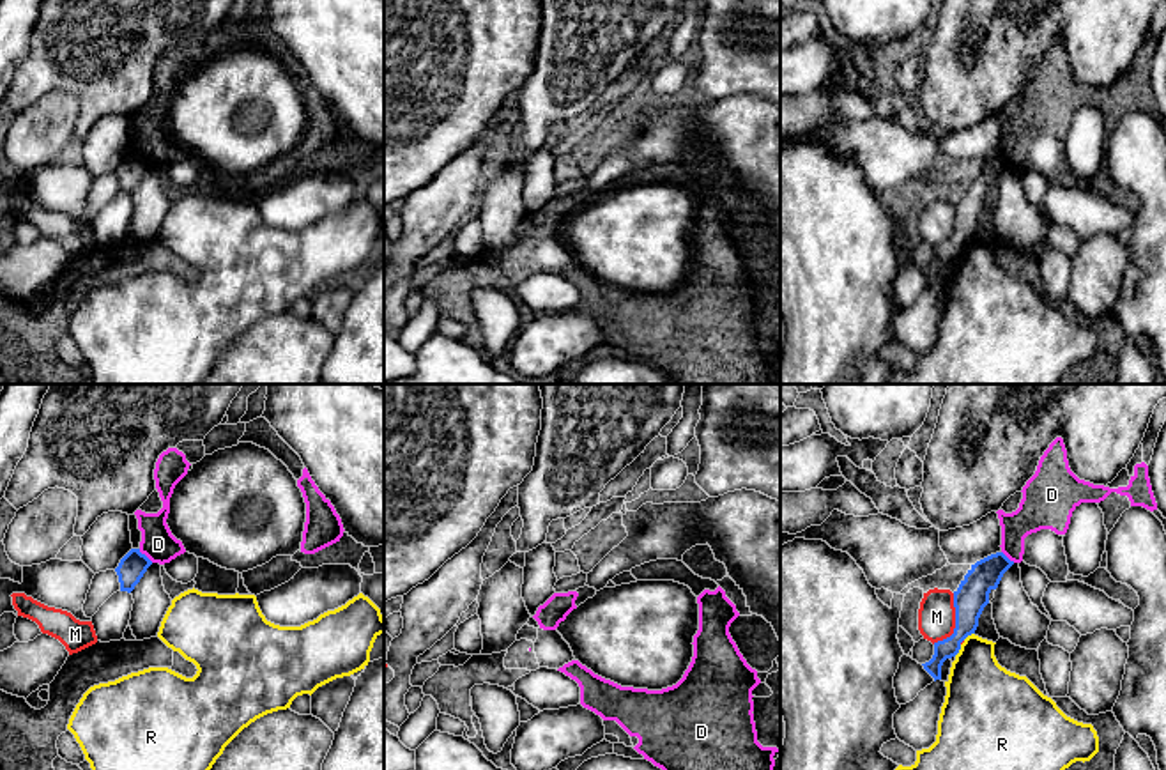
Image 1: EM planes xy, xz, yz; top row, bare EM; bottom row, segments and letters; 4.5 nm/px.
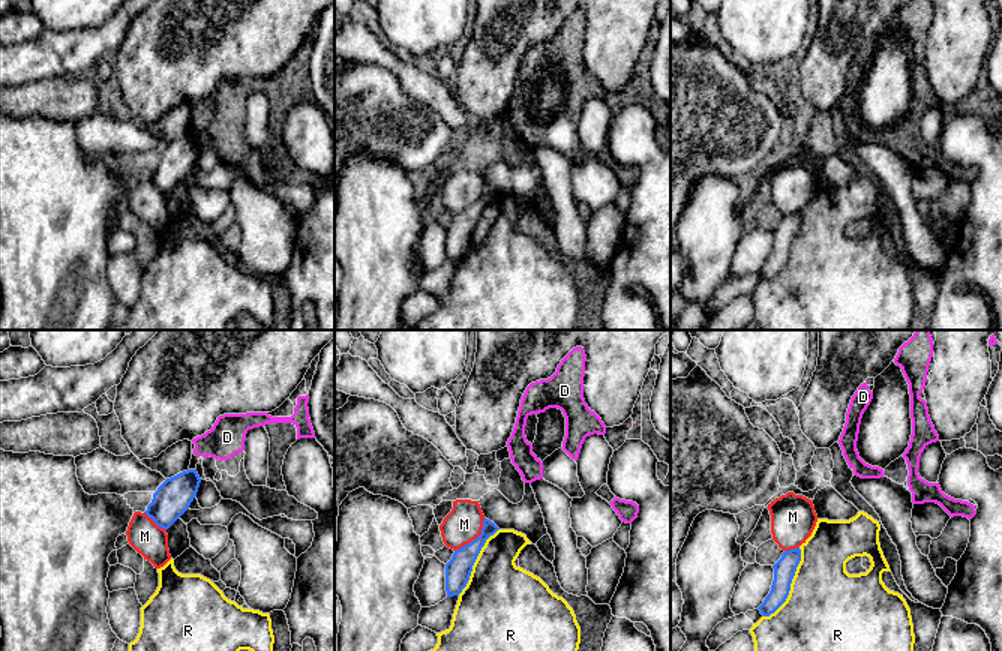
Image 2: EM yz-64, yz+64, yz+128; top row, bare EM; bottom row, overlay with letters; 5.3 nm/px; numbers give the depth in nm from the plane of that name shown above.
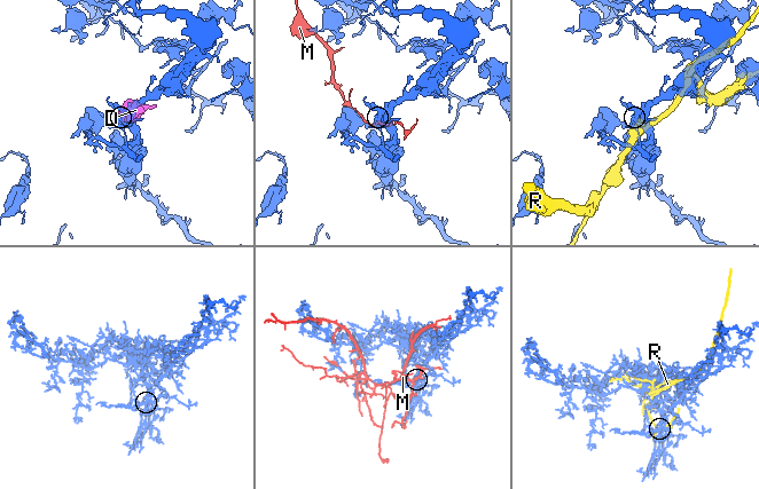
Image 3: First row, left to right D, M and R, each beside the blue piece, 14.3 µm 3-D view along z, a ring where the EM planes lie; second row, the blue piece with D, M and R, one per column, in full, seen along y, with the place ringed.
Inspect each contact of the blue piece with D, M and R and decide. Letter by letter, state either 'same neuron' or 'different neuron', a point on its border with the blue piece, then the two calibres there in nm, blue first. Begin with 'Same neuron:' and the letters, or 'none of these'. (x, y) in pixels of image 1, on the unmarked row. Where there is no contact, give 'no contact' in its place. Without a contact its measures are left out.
Same neuron: none of these
D: different neuron; meets blue in xy at (144, 158); 120 nm thick on the blue side, 160 nm on the other
M: different neuron; meets blue in yz at (956, 227); 150 nm thick on the blue side, 180 nm on the other
R: different neuron; meets blue in yz at (959, 252); 150 nm thick on the blue side, 340 nm on the other

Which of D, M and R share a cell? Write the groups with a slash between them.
D / M / R

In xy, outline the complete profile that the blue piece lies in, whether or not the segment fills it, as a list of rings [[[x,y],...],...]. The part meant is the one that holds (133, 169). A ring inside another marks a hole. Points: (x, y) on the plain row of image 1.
[[[131,152],[115,172],[120,195],[131,196],[150,168],[152,165],[140,152]]]

